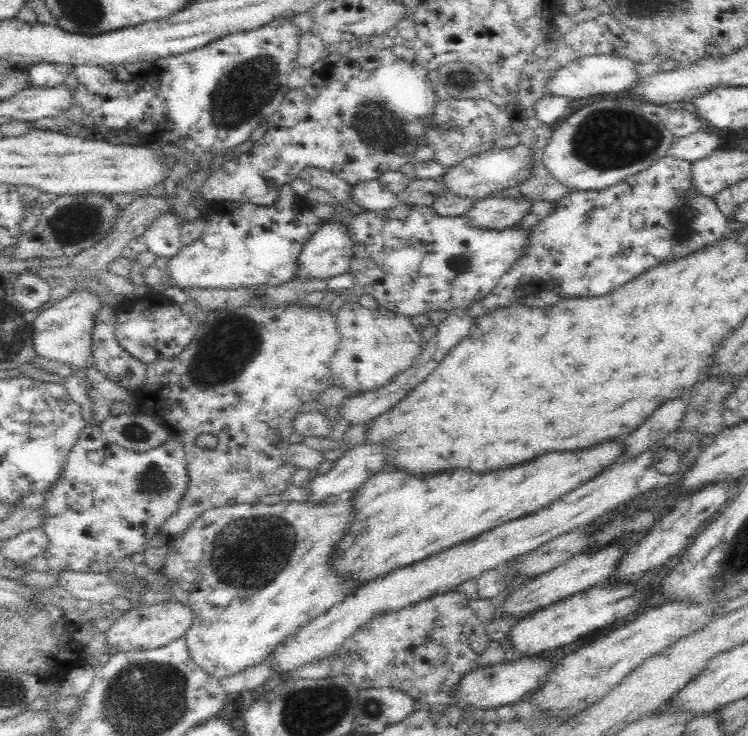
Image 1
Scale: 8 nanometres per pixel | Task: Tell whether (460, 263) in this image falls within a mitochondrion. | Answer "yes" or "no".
yes

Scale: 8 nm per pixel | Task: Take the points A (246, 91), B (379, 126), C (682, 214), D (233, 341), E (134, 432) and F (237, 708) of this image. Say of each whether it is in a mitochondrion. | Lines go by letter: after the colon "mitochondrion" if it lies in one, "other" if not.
A: mitochondrion
B: mitochondrion
C: mitochondrion
D: mitochondrion
E: mitochondrion
F: other

